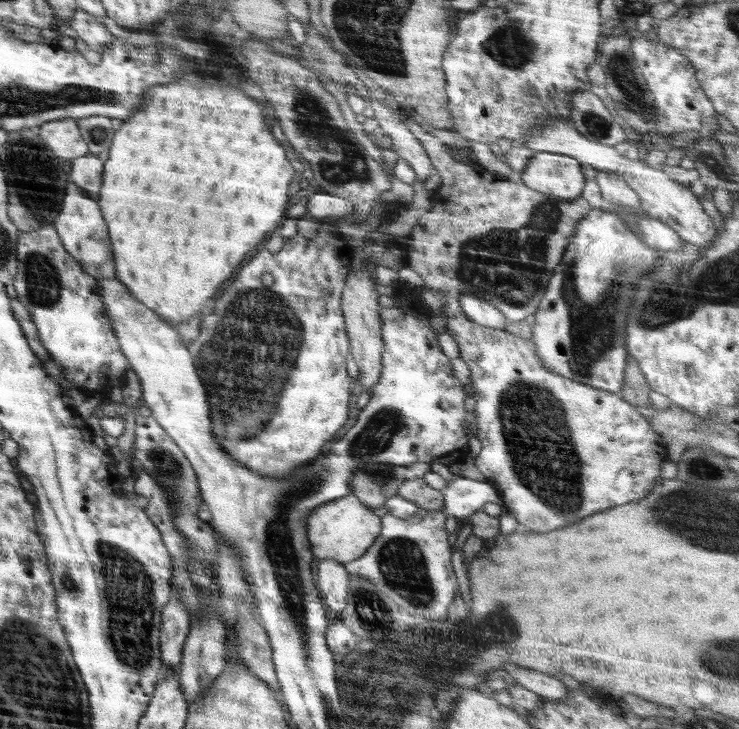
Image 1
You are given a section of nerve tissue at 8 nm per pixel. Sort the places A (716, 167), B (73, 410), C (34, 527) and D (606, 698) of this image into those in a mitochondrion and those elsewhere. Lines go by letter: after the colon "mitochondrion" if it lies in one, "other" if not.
A: mitochondrion
B: other
C: other
D: other

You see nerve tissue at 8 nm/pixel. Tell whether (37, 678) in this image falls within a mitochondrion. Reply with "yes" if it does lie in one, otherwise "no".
yes

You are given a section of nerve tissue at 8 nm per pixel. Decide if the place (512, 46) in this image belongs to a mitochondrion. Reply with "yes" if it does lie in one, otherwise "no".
yes

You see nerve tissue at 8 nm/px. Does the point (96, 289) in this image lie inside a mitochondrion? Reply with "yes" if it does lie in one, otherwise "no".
no

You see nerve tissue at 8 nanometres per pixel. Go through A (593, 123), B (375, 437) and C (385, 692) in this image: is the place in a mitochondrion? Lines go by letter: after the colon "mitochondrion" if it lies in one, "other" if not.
A: mitochondrion
B: mitochondrion
C: mitochondrion

